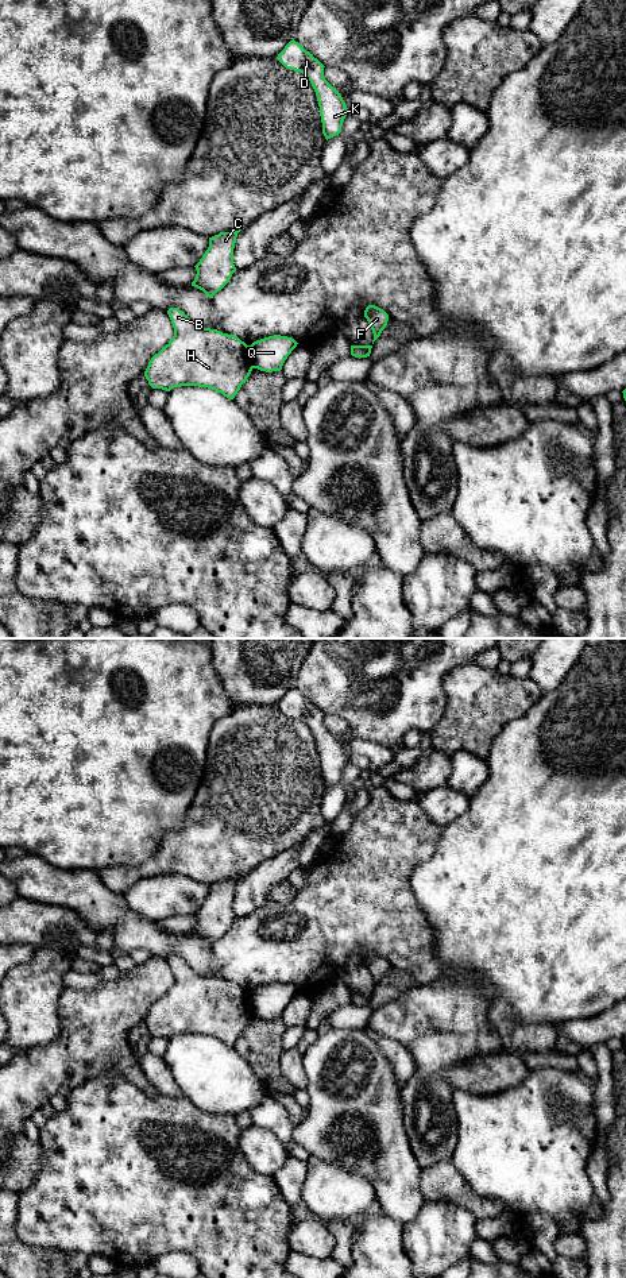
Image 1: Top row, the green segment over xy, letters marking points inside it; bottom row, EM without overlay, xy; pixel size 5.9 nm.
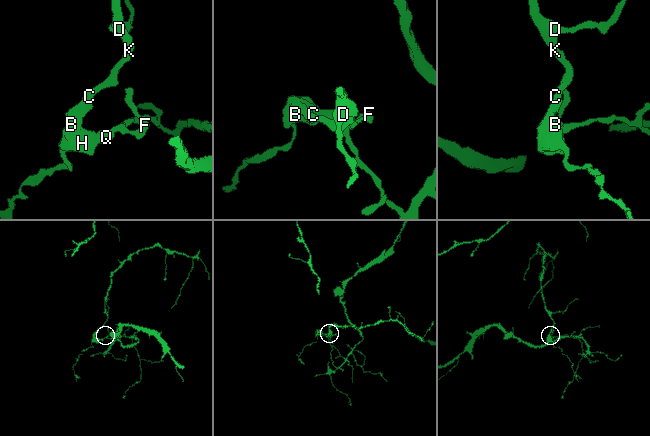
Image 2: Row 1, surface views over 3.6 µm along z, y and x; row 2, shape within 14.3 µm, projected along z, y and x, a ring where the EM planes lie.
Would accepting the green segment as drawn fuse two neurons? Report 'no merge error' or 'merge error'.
merge error

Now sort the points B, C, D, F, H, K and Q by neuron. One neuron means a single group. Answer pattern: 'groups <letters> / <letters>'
groups B C D H K / F Q

